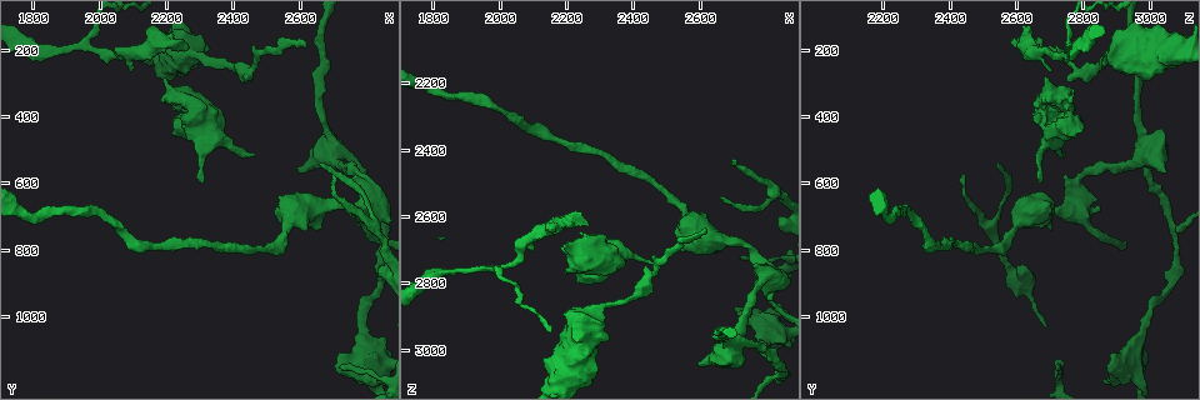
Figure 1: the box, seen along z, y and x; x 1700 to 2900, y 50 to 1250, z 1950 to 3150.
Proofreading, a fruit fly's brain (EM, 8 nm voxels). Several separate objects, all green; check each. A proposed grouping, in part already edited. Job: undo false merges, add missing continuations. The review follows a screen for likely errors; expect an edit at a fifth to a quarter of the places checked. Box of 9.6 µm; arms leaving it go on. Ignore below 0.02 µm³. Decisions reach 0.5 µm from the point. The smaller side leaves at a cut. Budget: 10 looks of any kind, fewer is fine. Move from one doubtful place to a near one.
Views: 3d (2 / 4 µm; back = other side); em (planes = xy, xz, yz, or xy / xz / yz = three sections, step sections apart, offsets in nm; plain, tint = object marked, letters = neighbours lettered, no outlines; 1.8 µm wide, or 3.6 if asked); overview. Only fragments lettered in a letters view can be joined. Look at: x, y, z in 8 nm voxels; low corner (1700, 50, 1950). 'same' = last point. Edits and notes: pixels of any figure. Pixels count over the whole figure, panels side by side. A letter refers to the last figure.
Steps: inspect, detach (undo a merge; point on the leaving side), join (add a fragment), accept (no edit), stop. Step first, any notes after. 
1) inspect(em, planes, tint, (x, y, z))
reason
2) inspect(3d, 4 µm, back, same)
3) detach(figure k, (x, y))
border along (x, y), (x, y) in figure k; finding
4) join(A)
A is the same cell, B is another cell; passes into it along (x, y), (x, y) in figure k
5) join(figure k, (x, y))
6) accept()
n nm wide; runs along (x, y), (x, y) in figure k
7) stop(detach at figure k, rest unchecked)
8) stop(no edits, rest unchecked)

inspect(em, xy, step 16, plain, (2470, 510, 2740))
an open end

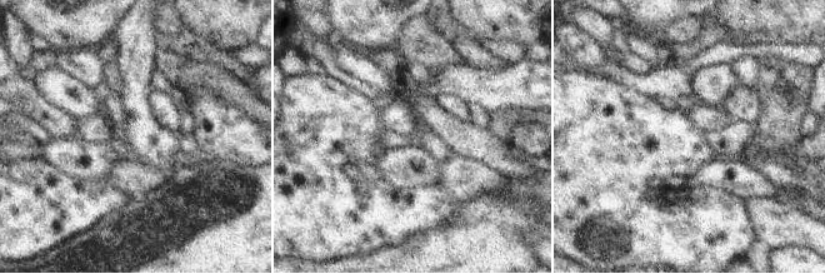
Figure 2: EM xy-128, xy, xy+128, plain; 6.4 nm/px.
inspect(em, xy, step 16, letters, same)
see the neighbours

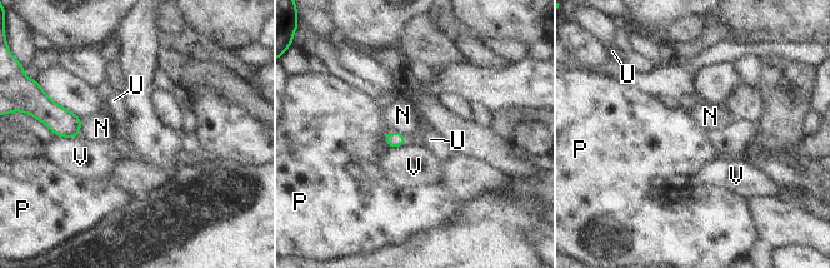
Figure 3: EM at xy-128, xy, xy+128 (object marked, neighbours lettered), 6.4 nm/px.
accept()
110 nm wide; N, P, U and V are other cells; border along (83, 119), (80, 137) in figure 3; no lettered fragment goes on from it

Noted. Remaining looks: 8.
inspect(em, 3.6 µm, planes, letters, (2710, 520, 2990))
four-way junction

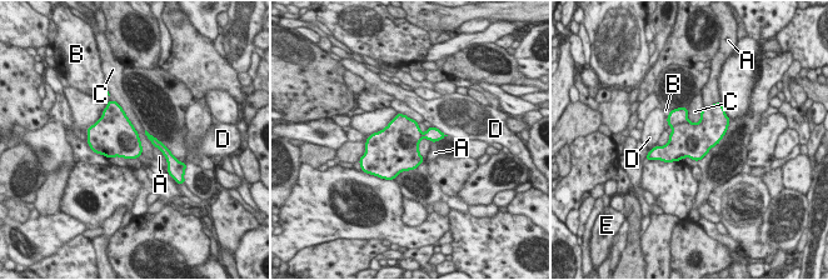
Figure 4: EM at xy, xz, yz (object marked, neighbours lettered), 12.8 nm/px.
accept()
A, B, C, D and E are other cells; border along (114, 100), (138, 134), (139, 158) in figure 4; all the same cell

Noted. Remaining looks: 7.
inspect(em, planes, letters, (1960, 190, 2750))
three-way junction

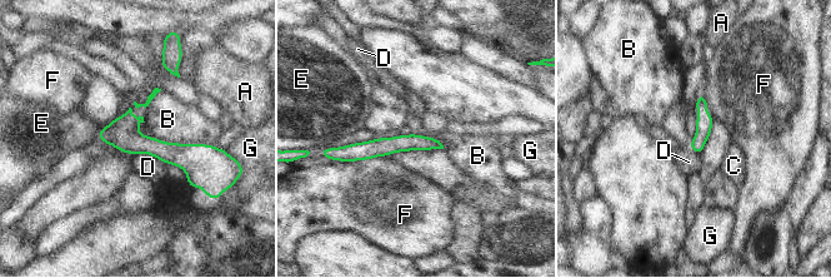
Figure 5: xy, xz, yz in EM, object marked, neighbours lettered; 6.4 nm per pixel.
accept()
110 nm wide; A, B, C, D, E, F and G are other cells; runs along (101, 133), (168, 153), (210, 152) in figure 5; continuous, no second cell

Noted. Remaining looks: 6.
inspect(em, xy, step 16, tint, (2230, 330, 2710))
sudden change in width

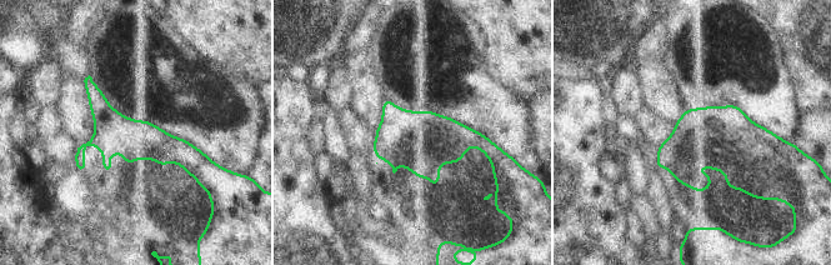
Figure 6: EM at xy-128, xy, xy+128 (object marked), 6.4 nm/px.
inspect(em, planes, letters, same)

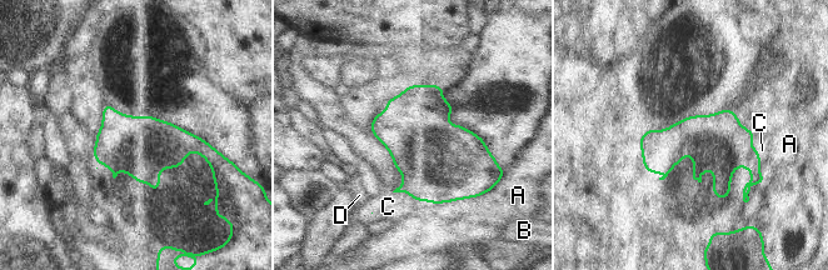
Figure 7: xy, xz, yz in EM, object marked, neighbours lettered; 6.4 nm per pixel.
join(C)
C is the same cell, A, B and D are other cells; the cell continues

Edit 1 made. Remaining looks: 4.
stop(join at figure 7, rest unchecked)

